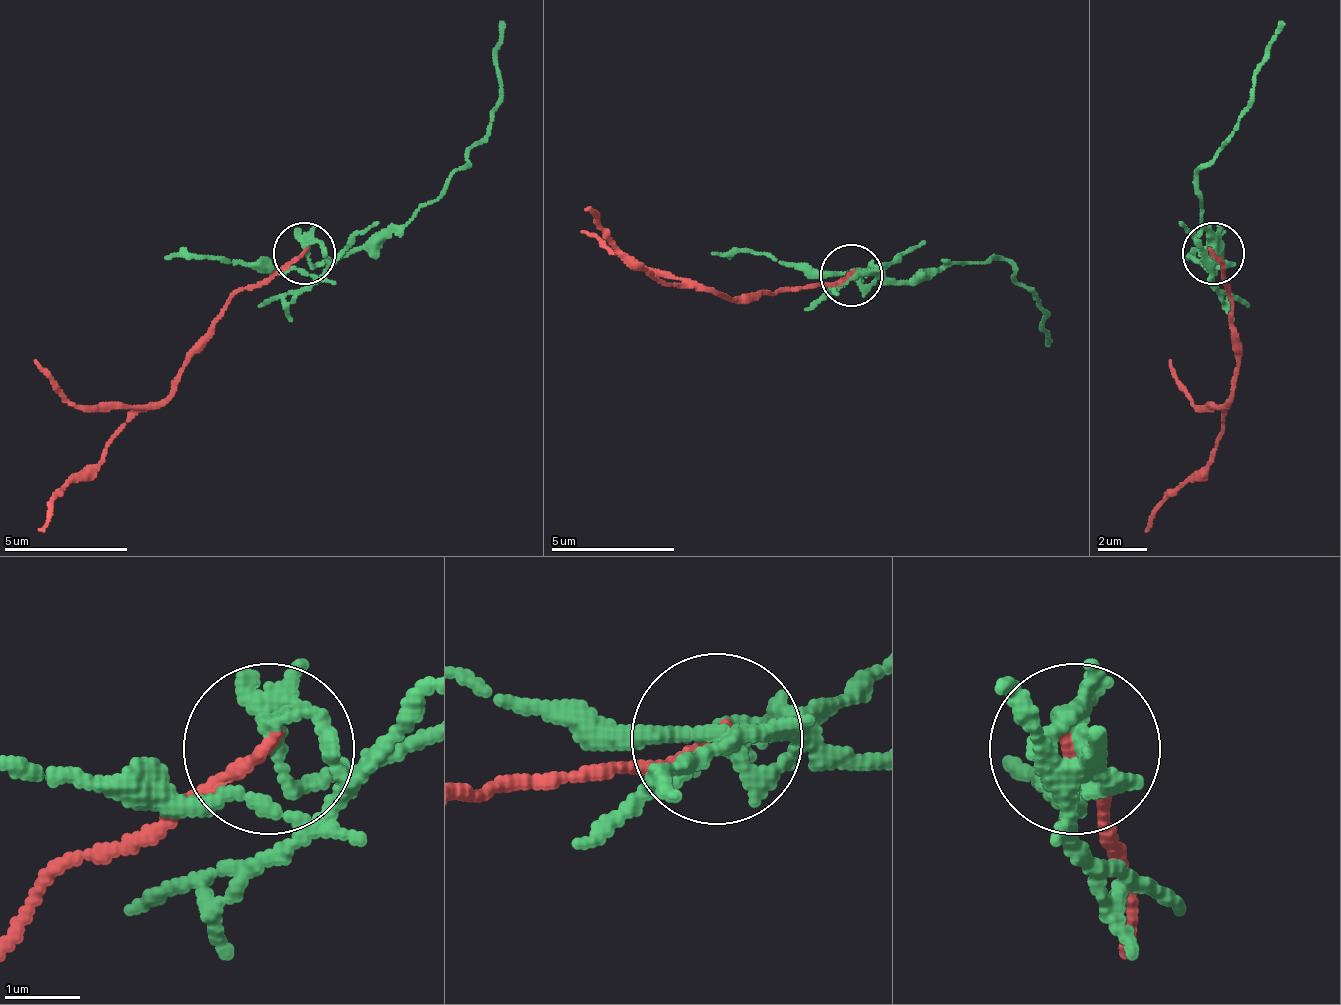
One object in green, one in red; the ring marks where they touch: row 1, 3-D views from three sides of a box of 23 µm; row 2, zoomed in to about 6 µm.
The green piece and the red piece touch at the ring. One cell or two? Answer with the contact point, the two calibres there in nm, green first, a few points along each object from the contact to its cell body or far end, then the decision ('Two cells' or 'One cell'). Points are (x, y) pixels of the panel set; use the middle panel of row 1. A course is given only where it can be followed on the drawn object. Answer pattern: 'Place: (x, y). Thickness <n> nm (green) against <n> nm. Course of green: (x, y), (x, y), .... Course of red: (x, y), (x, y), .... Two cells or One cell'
Place: (851, 275). Thickness 190 nm (green) against 180 nm. Course of green: (849, 277), (861, 289), (917, 283), (948, 264), (1004, 258), (1048, 308), (1041, 326), (1048, 345). Course of red: (849, 277), (775, 295), (725, 295), (682, 289), (650, 277), (582, 208). Two cells

